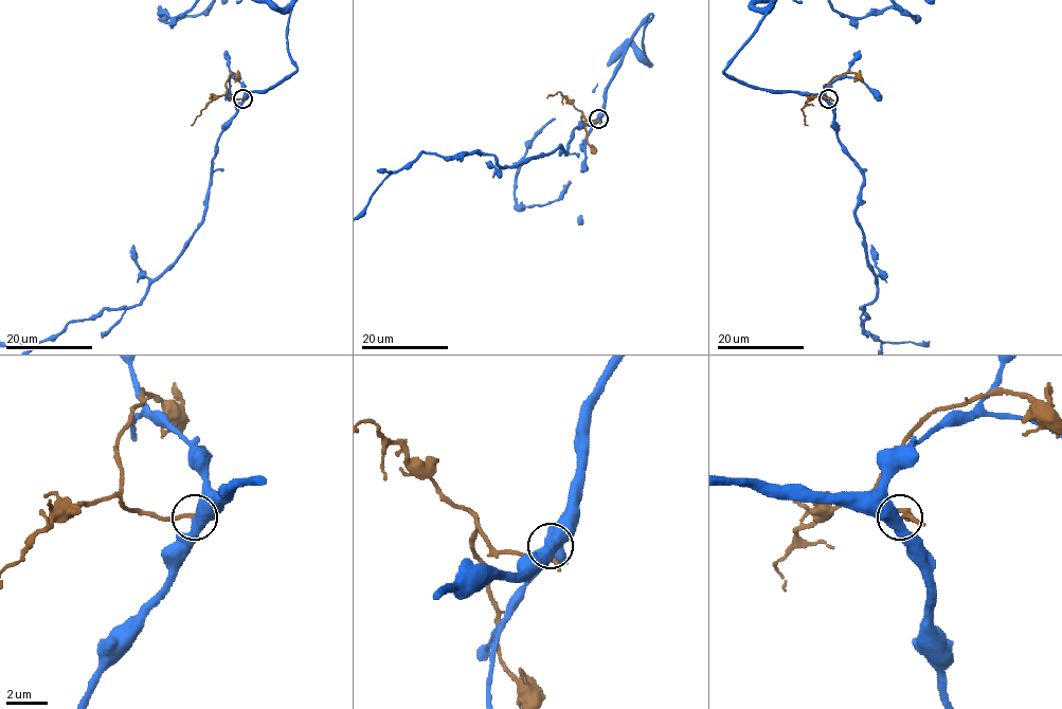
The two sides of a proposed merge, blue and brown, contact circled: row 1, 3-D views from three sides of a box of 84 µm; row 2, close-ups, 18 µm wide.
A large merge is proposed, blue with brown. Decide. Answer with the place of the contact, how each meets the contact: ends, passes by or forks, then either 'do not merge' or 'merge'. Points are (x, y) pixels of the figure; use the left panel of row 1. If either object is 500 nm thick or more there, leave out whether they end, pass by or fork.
(242, 98) | do not merge

